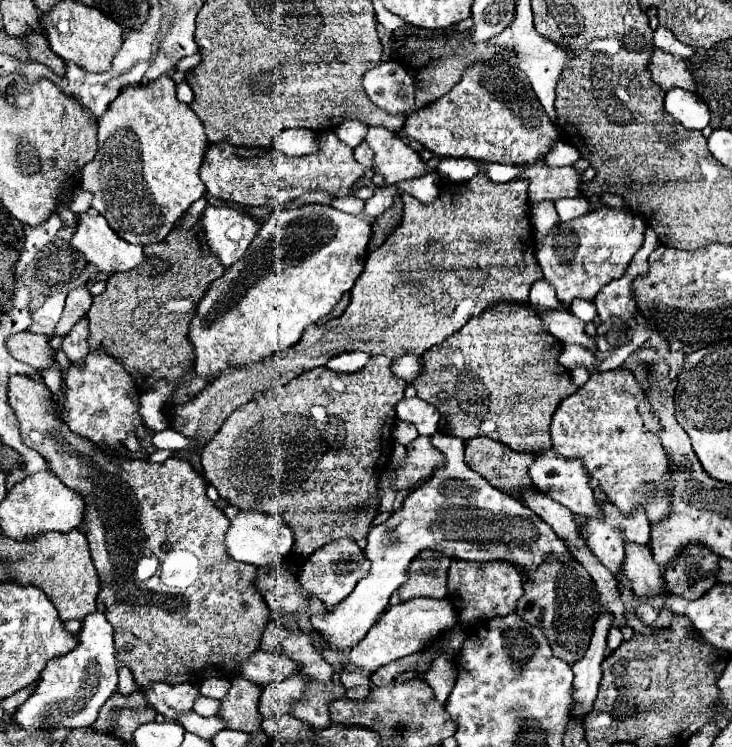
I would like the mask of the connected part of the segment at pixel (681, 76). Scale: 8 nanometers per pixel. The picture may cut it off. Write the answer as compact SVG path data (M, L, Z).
M654 50L654 56L650 60L650 72L652 72L654 82L664 92L674 88L674 86L690 90L690 92L696 90L696 84L694 84L694 78L692 78L690 70L688 70L686 60L678 60L668 52Z

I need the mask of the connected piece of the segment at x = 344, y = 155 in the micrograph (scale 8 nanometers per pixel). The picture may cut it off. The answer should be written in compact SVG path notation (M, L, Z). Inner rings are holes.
M334 132L322 134L322 140L324 144L320 152L300 158L288 158L276 148L244 148L228 142L210 144L206 150L206 162L200 168L200 180L208 188L210 196L240 206L272 206L280 210L286 202L296 200L306 190L320 188L334 196L344 196L366 169L355 160L353 149L340 142Z

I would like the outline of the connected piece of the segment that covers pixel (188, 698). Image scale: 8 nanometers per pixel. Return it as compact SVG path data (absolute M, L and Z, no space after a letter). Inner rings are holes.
M156 682L150 684L150 690L142 690L148 706L152 706L158 714L166 716L166 720L176 720L178 712L188 712L192 710L192 704L196 700L198 686L194 684L166 684L166 682Z

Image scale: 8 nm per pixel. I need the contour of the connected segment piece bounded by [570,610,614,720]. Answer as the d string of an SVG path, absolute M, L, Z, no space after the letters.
M602 610L598 620L594 622L594 634L586 654L572 664L574 672L574 690L572 690L572 712L570 716L584 720L586 714L592 710L598 684L602 678L602 660L606 658L606 636L612 628L614 614L610 610Z

